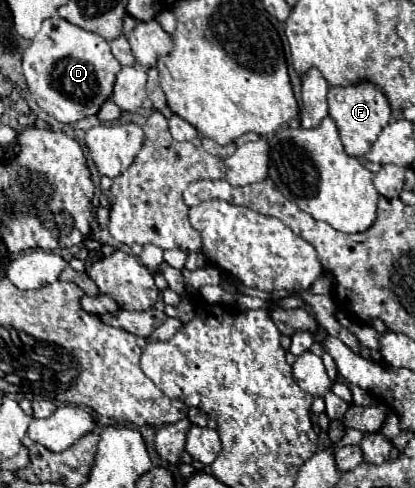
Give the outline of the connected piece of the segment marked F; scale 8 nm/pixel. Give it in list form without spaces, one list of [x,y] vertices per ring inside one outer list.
[[[361,81],[357,85],[347,85],[347,87],[329,87],[327,99],[329,99],[329,115],[337,123],[345,151],[349,155],[363,157],[369,151],[371,143],[379,137],[379,131],[391,119],[391,107],[385,91],[371,81]]]

